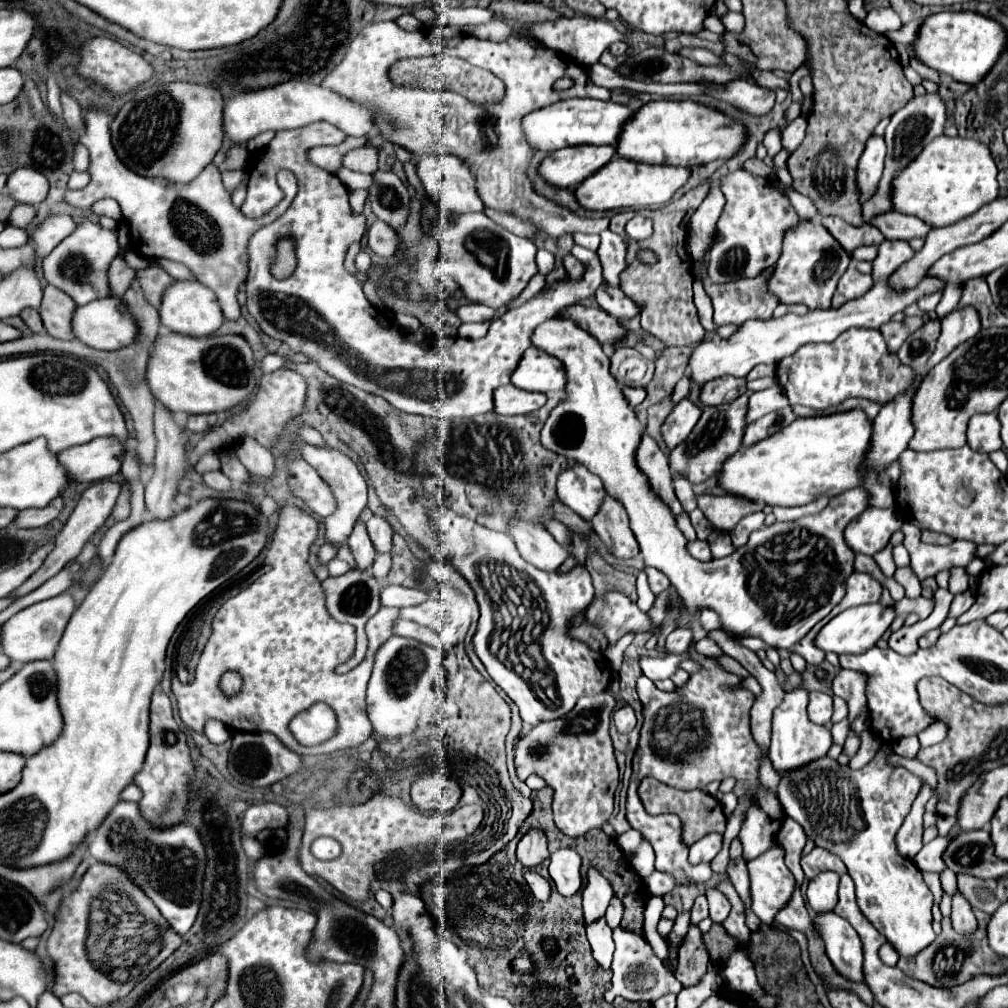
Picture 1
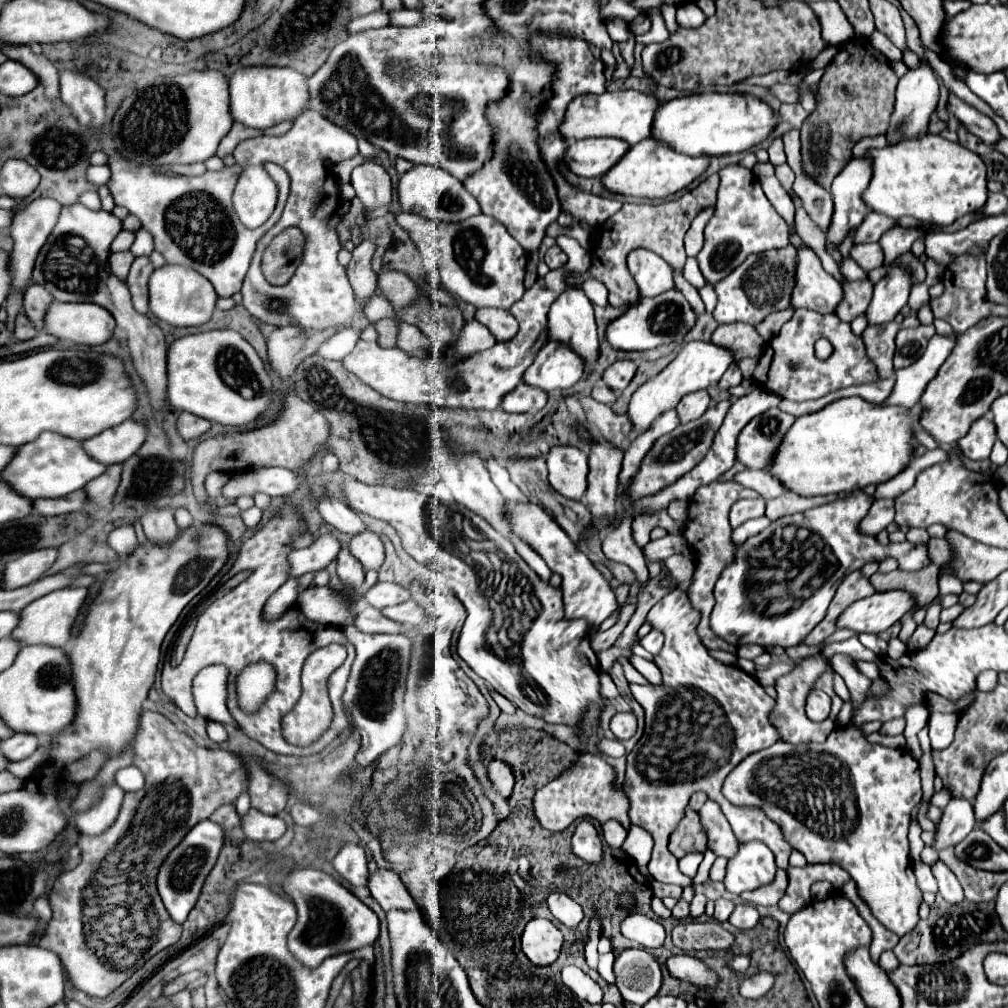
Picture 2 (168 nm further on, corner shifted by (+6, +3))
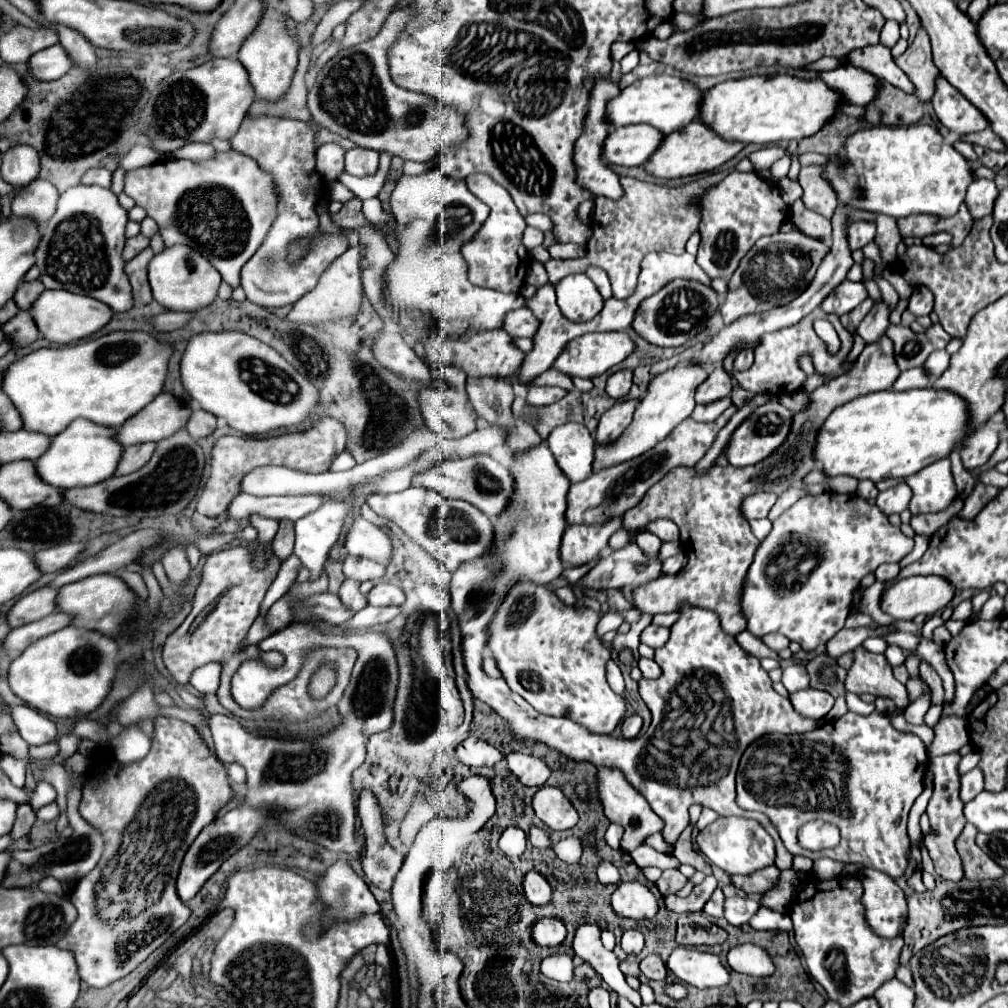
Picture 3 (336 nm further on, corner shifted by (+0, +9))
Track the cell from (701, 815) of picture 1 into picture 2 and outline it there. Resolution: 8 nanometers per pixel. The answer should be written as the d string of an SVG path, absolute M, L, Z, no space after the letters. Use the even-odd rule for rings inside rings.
M687 806L681 824L671 834L669 850L675 858L683 858L689 852L705 854L705 844L707 844L707 836L699 824L699 814Z

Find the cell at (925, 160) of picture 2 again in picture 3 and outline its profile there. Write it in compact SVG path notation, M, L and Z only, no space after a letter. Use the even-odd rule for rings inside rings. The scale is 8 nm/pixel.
M927 124L875 126L855 132L845 142L845 150L831 158L825 176L849 208L893 218L911 214L955 216L975 178L969 160L947 144L937 128Z

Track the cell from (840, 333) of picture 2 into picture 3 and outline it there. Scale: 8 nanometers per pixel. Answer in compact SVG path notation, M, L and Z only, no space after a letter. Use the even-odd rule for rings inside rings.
M817 308L817 310L813 310L807 318L803 318L801 322L797 322L795 326L787 326L787 328L783 328L783 330L765 334L765 336L761 338L761 342L757 344L757 348L755 348L755 362L753 362L753 366L751 366L749 370L745 370L745 372L735 372L735 382L737 382L741 388L745 388L747 392L753 392L753 394L779 394L779 396L781 396L781 394L793 394L793 392L799 392L799 390L803 388L803 382L807 380L807 376L805 376L805 374L799 370L799 366L797 366L797 358L799 358L803 352L811 352L817 374L827 376L827 378L833 380L833 378L849 372L849 370L855 366L855 364L847 358L849 352L851 352L851 348L853 348L853 334L851 334L849 330L845 330L845 326L841 324L839 316L835 316L835 314L825 314L825 312L821 312L821 310ZM817 318L825 318L825 320L829 320L829 322L835 326L835 330L837 330L837 334L839 334L839 338L841 338L841 350L839 350L837 356L829 356L823 340L815 334L813 322L815 322Z

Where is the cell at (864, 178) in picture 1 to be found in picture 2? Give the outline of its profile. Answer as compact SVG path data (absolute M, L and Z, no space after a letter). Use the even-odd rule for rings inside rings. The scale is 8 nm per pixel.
M865 158L851 160L831 184L835 210L827 230L827 242L835 246L839 246L841 240L845 240L845 236L849 236L849 232L857 228L867 214L867 204L861 200L861 194L865 192L871 178L869 164L871 162Z

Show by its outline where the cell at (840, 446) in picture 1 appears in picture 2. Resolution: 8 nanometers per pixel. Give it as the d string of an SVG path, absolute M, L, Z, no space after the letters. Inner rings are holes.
M859 396L841 398L827 404L823 410L815 414L807 414L795 420L791 430L787 432L783 444L779 446L773 462L771 472L781 480L781 484L797 492L799 496L819 496L819 494L839 494L839 492L853 492L861 490L869 484L881 484L897 476L907 468L913 460L915 452L915 438L913 428L921 420L921 408L903 408L903 406L889 406L889 404L871 404Z

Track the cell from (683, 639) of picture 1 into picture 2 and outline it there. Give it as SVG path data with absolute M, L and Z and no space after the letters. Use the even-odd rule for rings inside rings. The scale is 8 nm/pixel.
M651 630L647 636L643 636L643 638L639 640L639 644L641 644L647 652L657 654L657 652L661 650L661 646L663 646L663 634L661 634L659 630Z

